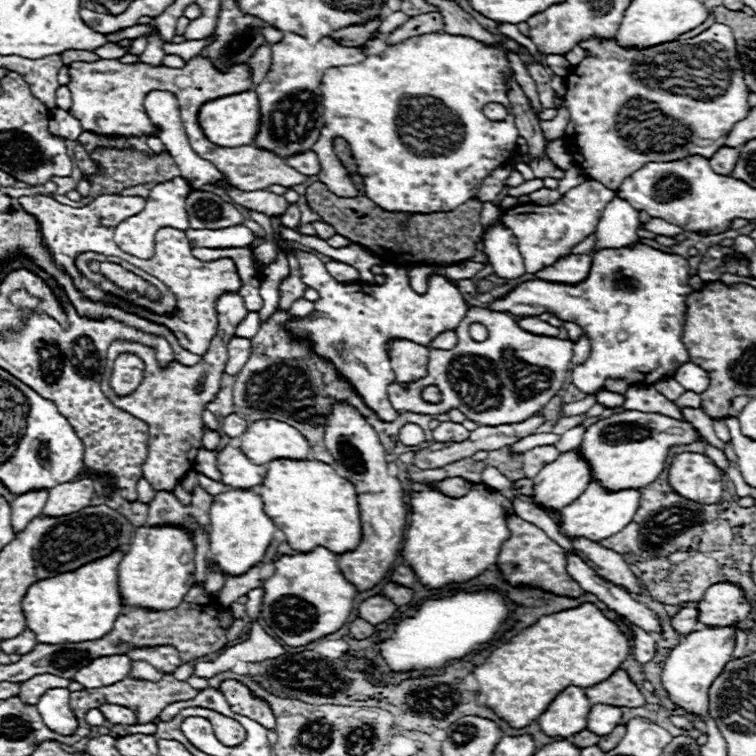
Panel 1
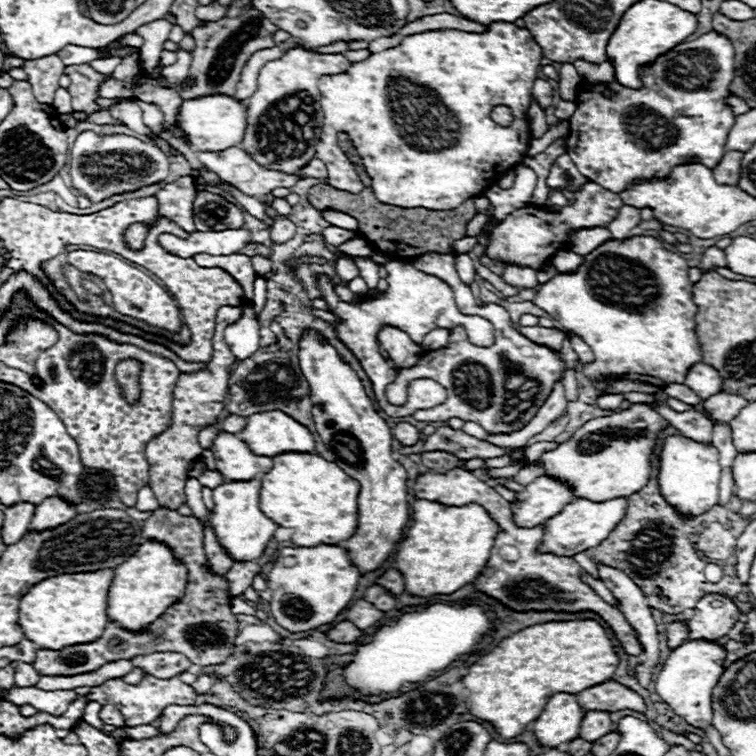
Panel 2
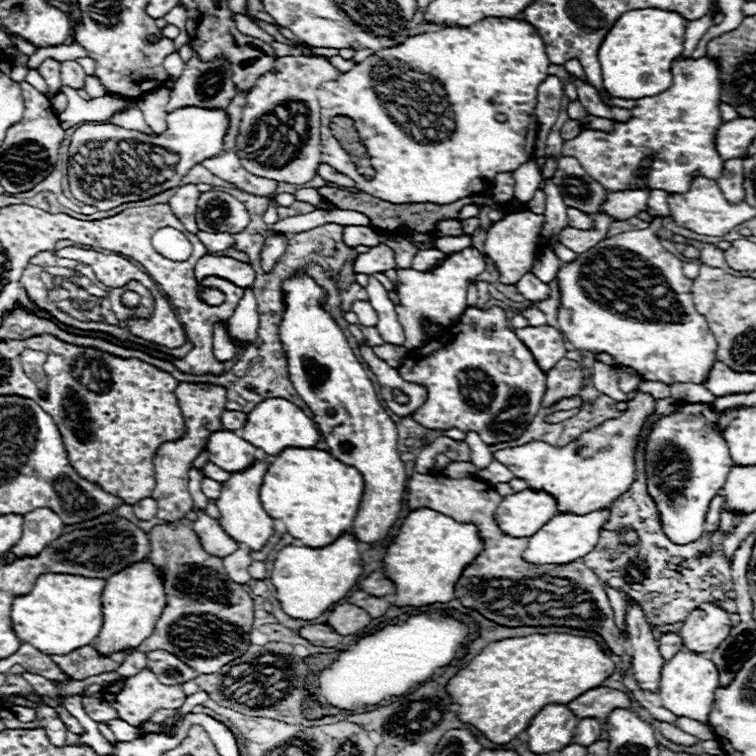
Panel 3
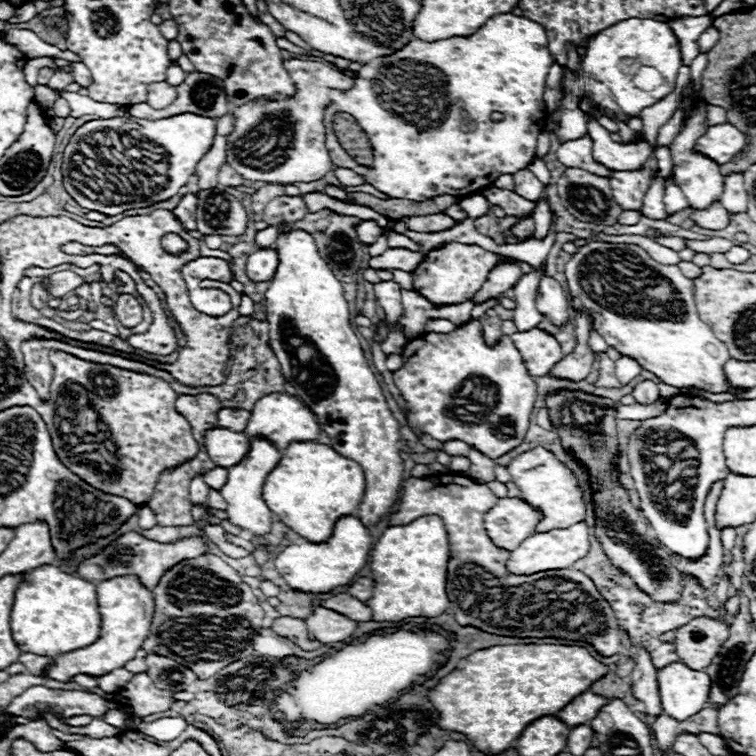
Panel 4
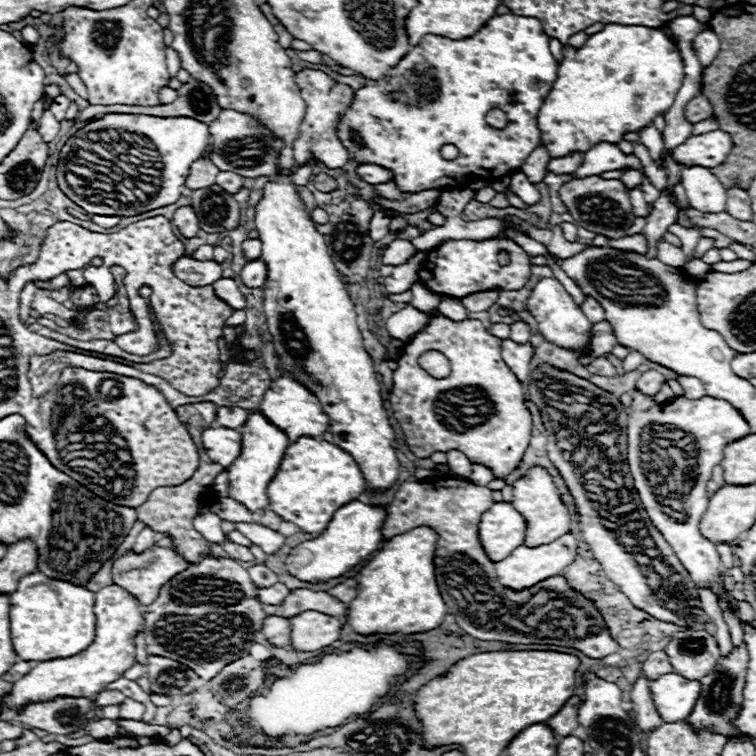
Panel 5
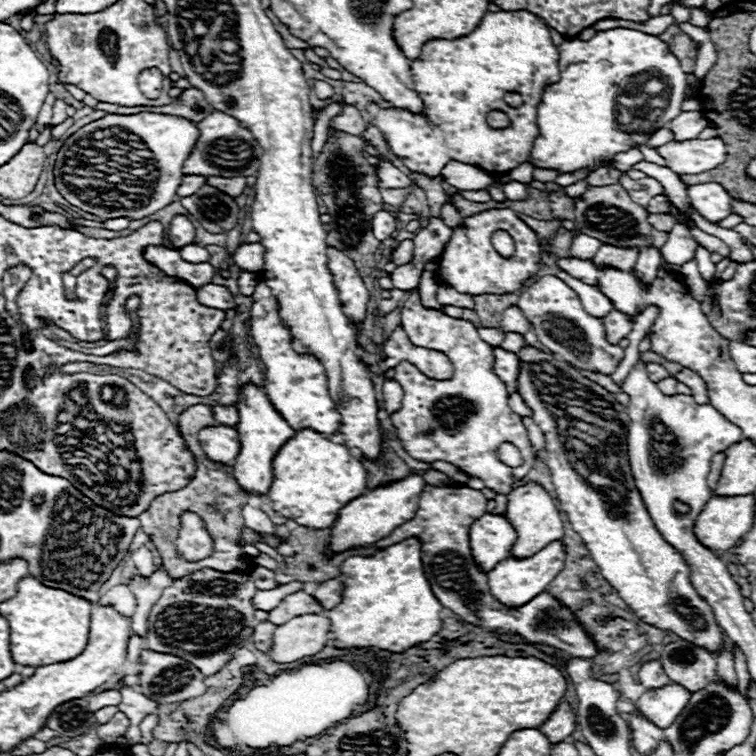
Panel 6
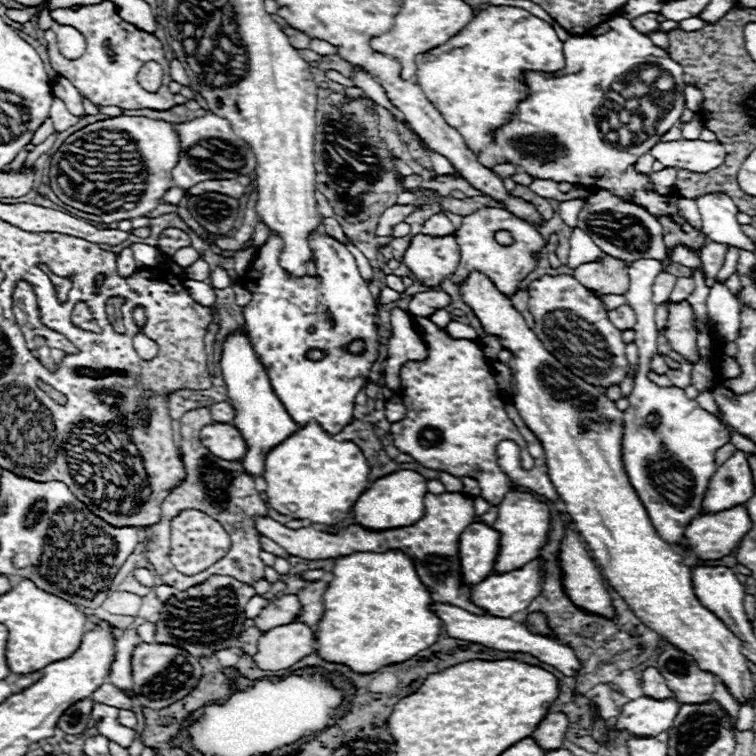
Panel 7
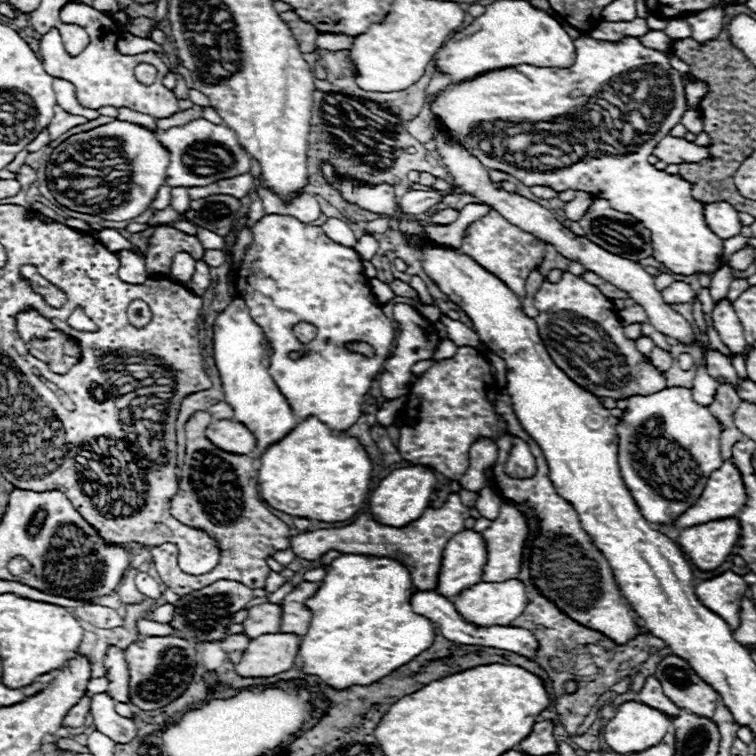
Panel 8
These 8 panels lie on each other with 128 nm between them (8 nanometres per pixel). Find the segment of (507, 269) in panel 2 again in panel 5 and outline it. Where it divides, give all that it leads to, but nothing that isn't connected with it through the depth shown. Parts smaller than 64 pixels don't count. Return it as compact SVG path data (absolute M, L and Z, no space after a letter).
M542 278L530 292L530 298L526 300L526 310L536 318L540 334L550 342L560 348L576 350L584 348L592 336L592 324L590 320L582 314L580 306L572 300L572 296L566 292L566 288L556 280L556 278Z

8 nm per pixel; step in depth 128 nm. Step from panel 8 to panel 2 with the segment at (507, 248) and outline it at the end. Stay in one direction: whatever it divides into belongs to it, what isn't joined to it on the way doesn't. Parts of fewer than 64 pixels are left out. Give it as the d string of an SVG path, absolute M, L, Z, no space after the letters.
M401 260L389 261L388 264L384 264L384 267L388 270L388 278L385 278L385 280L388 280L388 290L380 298L364 298L360 306L340 302L326 276L320 276L318 282L320 282L320 290L324 294L324 300L330 304L334 314L344 320L342 324L336 324L338 338L360 360L362 368L366 370L366 374L368 374L368 378L372 382L372 388L376 392L376 400L378 400L380 408L388 416L400 418L400 416L410 416L412 412L418 409L428 409L442 404L444 398L446 398L446 390L434 380L417 379L412 381L411 395L409 395L410 398L408 398L407 404L392 406L386 400L384 390L386 390L388 384L394 382L398 371L393 368L391 363L387 363L387 360L378 350L378 330L380 330L380 326L392 324L392 326L396 326L396 328L406 332L418 345L422 344L422 338L434 328L448 328L450 330L454 326L464 326L466 332L468 332L469 340L472 340L474 344L492 344L494 334L492 325L488 320L475 315L462 314L458 310L458 306L454 302L454 292L444 280L440 280L436 276L428 276L428 274L416 270L412 264L406 264L405 261Z

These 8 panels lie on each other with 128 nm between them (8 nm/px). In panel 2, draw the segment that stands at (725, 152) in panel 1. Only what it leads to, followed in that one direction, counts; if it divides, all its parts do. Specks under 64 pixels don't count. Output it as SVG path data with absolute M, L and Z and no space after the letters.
M726 152L720 164L714 168L714 178L720 184L730 184L738 186L740 182L740 162L742 162L742 152Z

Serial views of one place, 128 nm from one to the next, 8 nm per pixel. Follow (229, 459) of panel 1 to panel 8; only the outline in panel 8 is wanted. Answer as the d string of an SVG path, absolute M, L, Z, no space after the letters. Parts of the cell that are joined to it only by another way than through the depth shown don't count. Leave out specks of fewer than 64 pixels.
M214 420L206 428L206 438L232 454L250 454L256 448L256 436L236 420Z

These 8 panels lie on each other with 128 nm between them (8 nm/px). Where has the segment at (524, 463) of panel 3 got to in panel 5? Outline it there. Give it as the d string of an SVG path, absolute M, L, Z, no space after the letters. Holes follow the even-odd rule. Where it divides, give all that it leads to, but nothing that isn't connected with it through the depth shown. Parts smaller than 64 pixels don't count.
M648 370L648 372L640 374L636 386L640 386L640 390L644 390L644 394L652 394L652 396L656 396L656 392L658 392L660 386L662 386L662 382L664 382L664 376L662 376L660 372L656 372L656 370ZM530 468L520 480L514 482L514 498L512 506L524 516L526 520L526 546L542 546L546 542L554 542L556 538L570 532L570 512L562 504L556 486L550 478L550 474L544 468Z

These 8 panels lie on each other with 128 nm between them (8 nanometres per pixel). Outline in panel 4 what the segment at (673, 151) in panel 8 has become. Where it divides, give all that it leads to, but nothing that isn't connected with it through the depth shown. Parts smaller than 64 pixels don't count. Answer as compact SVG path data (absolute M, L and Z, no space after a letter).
M718 124L718 126L710 126L698 140L694 150L704 154L706 158L710 158L716 164L724 164L728 162L736 150L744 148L744 134L740 134L740 130L736 130L730 124Z

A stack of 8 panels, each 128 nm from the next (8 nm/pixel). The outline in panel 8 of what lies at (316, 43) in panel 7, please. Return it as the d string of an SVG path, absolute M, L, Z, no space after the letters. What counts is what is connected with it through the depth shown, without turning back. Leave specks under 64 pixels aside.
M320 34L318 36L318 48L326 48L326 50L348 50L352 46L352 36L346 34Z

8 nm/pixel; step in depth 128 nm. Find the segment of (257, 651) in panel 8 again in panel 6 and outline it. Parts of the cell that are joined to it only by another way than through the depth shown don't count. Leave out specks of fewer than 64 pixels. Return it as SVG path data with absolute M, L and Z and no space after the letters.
M318 614L296 616L290 622L278 626L272 636L270 658L280 664L300 660L320 652L328 640L330 620Z

